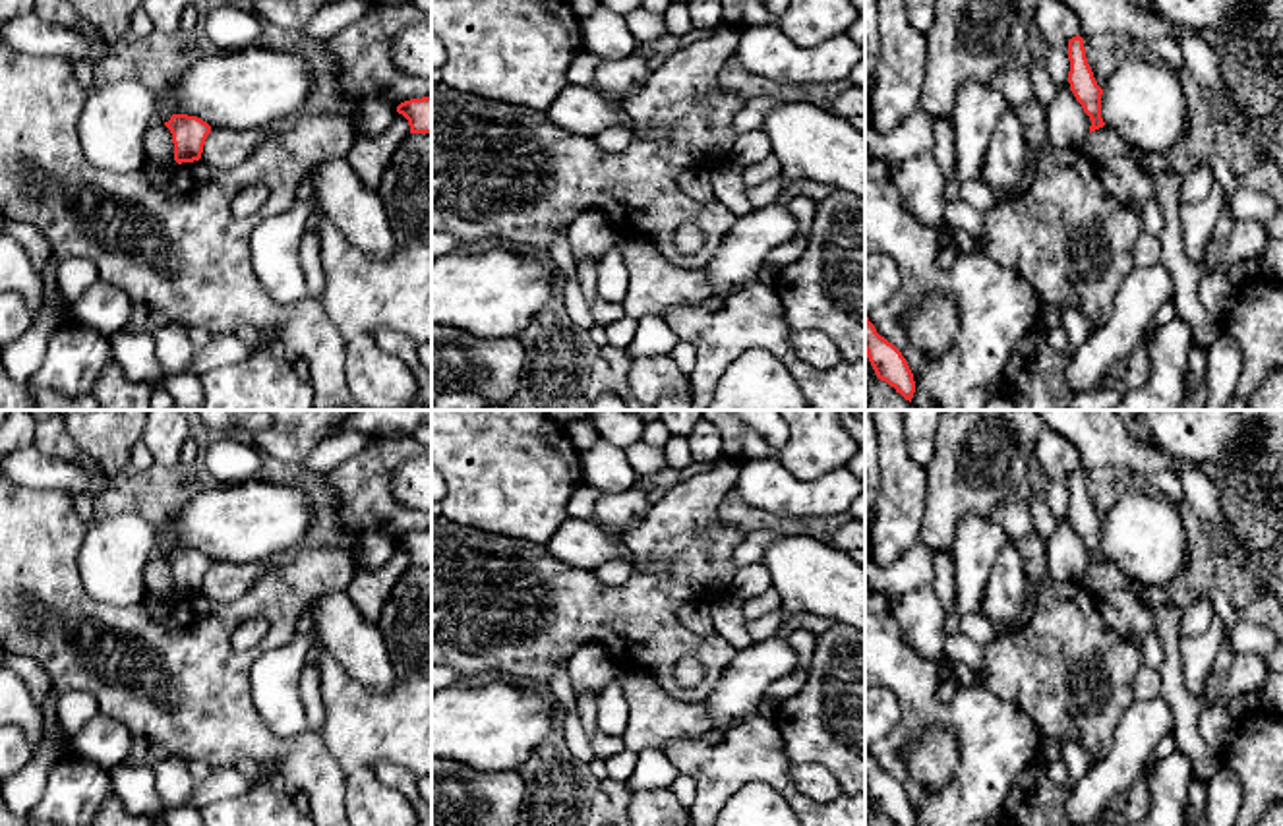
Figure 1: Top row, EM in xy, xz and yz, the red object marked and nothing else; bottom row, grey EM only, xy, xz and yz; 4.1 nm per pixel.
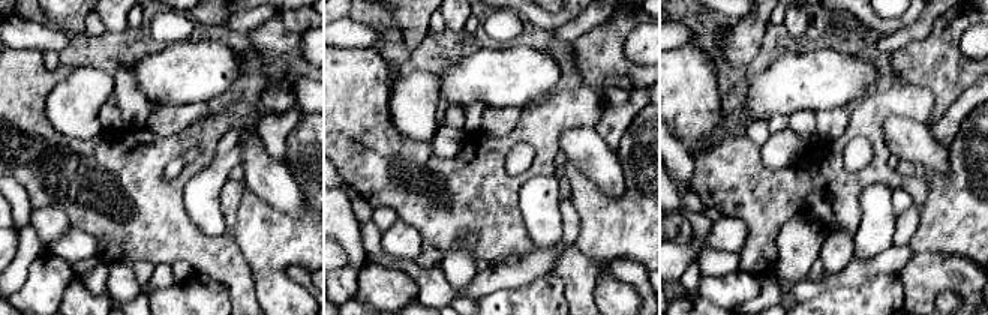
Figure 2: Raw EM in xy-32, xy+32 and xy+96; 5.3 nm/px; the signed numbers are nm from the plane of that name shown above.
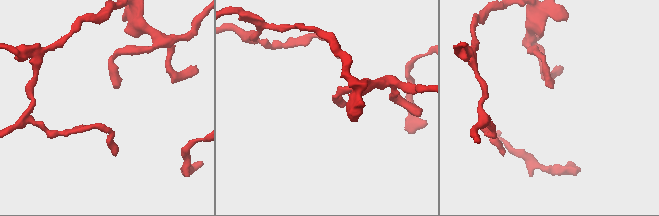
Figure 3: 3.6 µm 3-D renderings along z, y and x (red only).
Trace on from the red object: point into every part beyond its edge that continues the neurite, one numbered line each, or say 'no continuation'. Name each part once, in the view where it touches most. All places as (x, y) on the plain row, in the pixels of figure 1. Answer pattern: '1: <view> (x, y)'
no continuation

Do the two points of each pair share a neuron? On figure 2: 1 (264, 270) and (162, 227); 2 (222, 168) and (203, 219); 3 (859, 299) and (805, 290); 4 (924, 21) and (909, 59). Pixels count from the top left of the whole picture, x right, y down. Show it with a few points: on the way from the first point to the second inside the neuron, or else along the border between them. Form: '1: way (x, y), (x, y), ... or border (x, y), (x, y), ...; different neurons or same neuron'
1: border (230, 233), (251, 269), (257, 297); different neurons
2: way (210, 180), (203, 191), (203, 207); same neuron
3: border (856, 284), (828, 288), (808, 299); different neurons
4: border (942, 15), (922, 38), (913, 39), (891, 54); different neurons

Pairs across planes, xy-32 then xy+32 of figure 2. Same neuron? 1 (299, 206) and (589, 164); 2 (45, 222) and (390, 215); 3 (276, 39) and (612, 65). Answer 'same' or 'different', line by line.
1: same
2: same
3: same

